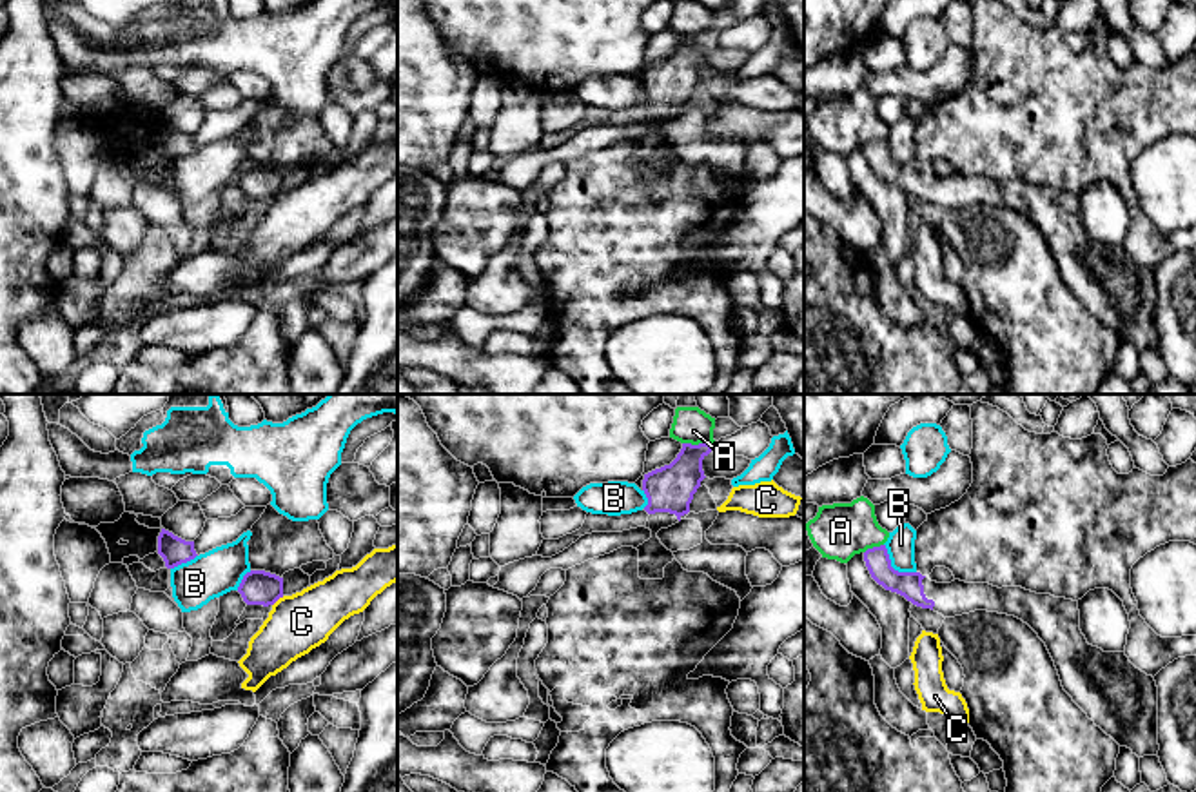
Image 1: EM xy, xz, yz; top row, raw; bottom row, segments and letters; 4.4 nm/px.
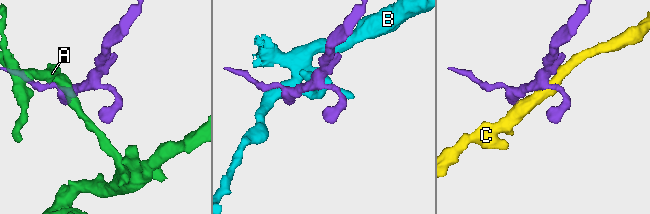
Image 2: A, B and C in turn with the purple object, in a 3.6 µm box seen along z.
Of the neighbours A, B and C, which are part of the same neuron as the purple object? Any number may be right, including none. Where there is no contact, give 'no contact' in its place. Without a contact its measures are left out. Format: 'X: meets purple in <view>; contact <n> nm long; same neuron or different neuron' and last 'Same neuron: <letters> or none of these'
A: meets purple in xz; contact 140 nm long; different neuron
B: meets purple in yz; contact 190 nm long; different neuron
C: meets purple in xy; contact 70 nm long; different neuron
Same neuron: none of these

